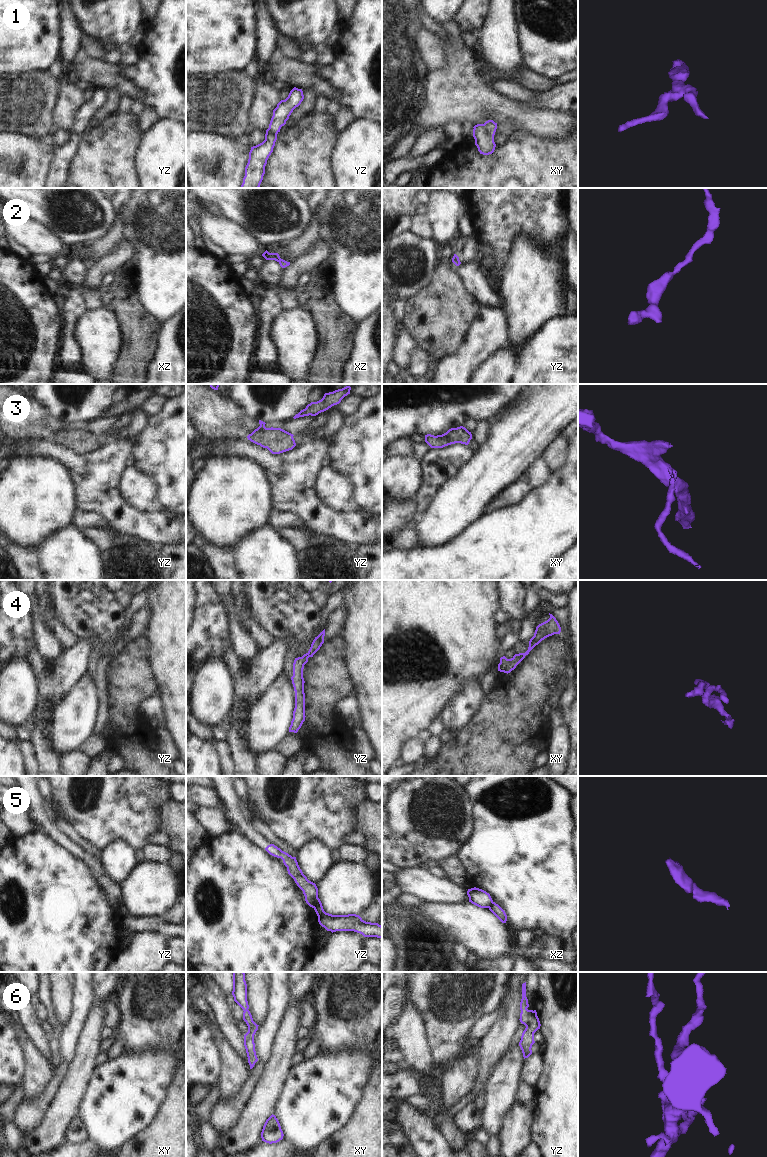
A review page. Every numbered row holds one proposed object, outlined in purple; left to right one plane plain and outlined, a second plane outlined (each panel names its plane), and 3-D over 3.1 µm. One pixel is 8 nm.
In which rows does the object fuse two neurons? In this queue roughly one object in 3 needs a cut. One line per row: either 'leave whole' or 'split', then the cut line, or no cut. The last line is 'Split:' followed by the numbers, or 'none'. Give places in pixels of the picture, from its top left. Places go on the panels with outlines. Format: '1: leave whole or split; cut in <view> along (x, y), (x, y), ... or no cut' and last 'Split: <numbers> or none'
1: leave whole; no cut
2: leave whole; no cut
3: split; cut in yz along (264, 426), (257, 429)
4: leave whole; no cut
5: split; cut in yz along (317, 896), (312, 907)
6: leave whole; no cut
Split: 3, 5

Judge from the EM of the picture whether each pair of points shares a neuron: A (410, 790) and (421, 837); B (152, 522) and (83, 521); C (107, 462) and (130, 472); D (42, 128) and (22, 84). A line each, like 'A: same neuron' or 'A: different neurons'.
A: same neuron
B: different neurons
C: different neurons
D: same neuron

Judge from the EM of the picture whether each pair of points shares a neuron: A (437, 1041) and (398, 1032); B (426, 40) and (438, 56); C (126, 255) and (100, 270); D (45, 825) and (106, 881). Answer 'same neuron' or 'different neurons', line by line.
A: different neurons
B: same neuron
C: same neuron
D: same neuron

